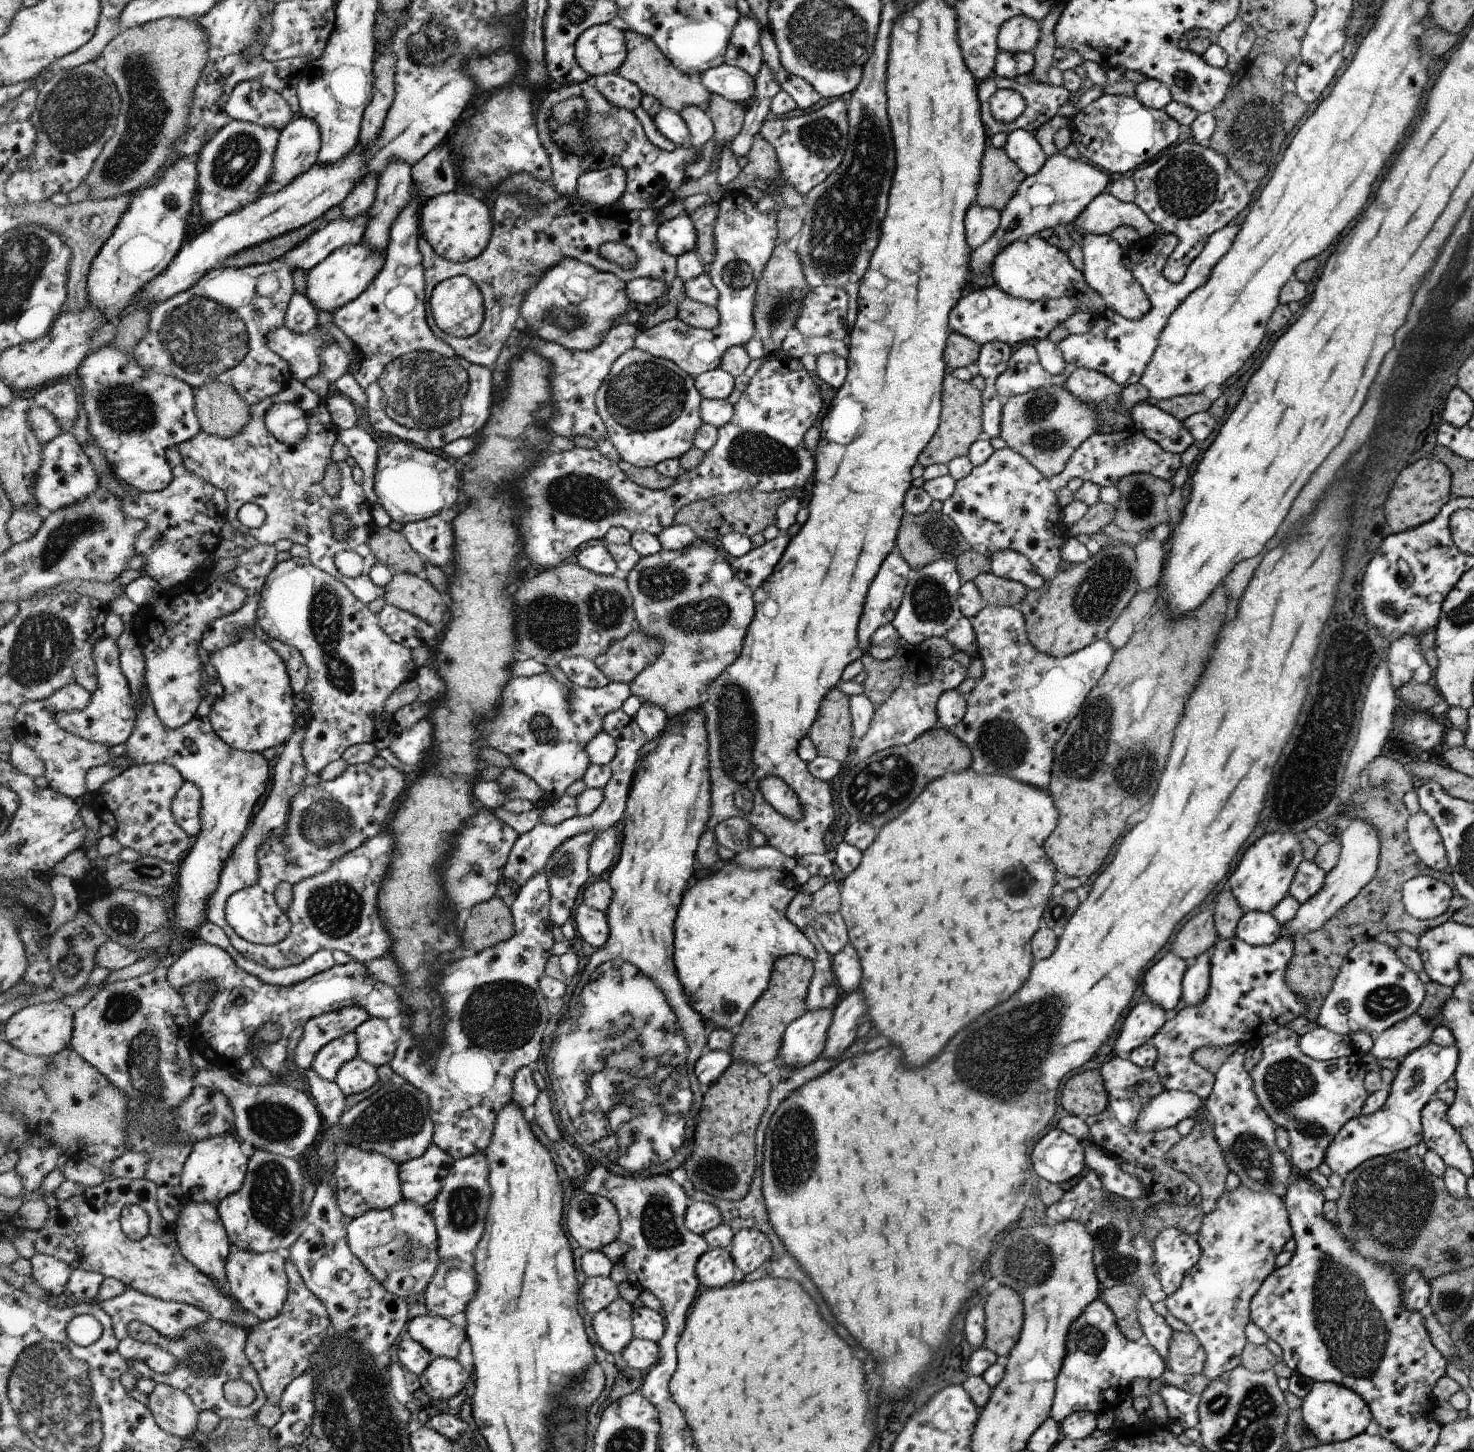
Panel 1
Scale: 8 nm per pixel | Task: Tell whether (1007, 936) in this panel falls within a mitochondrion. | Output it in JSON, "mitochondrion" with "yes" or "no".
{"mitochondrion":"no"}

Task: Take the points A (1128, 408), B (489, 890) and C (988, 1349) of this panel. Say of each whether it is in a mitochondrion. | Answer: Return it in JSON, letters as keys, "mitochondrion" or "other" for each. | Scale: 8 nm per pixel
{"A":"other","B":"other","C":"other"}

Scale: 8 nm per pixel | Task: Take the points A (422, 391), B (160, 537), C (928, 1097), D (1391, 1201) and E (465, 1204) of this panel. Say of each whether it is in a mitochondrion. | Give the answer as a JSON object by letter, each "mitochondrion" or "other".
{"A":"mitochondrion","B":"other","C":"other","D":"mitochondrion","E":"mitochondrion"}

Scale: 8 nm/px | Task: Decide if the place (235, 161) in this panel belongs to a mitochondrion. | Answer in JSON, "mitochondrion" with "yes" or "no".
{"mitochondrion":"yes"}

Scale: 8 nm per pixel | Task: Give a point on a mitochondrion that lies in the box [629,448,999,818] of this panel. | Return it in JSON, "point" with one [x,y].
{"point":[667,586]}

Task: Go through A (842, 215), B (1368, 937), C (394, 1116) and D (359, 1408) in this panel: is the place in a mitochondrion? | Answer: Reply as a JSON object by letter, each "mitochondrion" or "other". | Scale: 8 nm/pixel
{"A":"mitochondrion","B":"other","C":"mitochondrion","D":"mitochondrion"}

